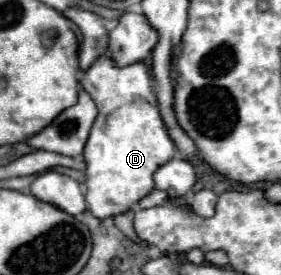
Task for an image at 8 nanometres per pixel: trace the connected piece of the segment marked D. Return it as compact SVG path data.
M108 53L102 55L82 75L80 83L82 83L84 91L98 105L98 117L92 125L88 143L84 147L86 187L88 187L86 189L86 203L88 203L88 209L92 211L92 215L98 217L98 219L112 217L116 213L128 211L138 199L148 195L154 189L154 177L152 177L154 171L176 155L176 145L174 145L174 141L172 141L172 137L166 129L166 123L160 115L158 99L156 99L156 93L152 91L150 81L152 81L150 67L144 61L132 63L132 65L126 65L126 67L118 67Z

